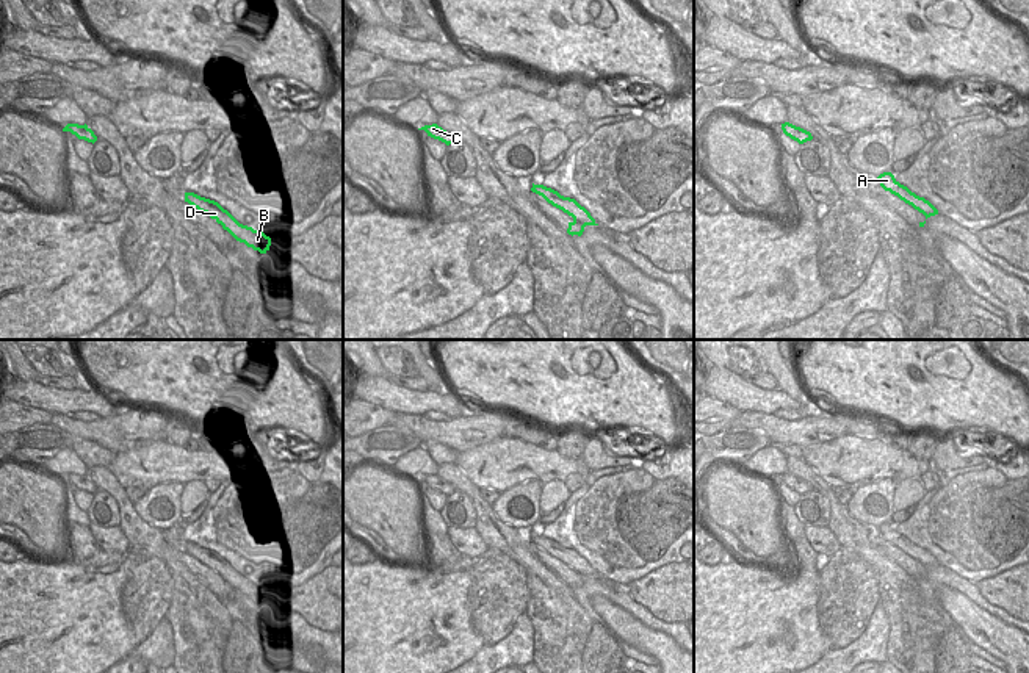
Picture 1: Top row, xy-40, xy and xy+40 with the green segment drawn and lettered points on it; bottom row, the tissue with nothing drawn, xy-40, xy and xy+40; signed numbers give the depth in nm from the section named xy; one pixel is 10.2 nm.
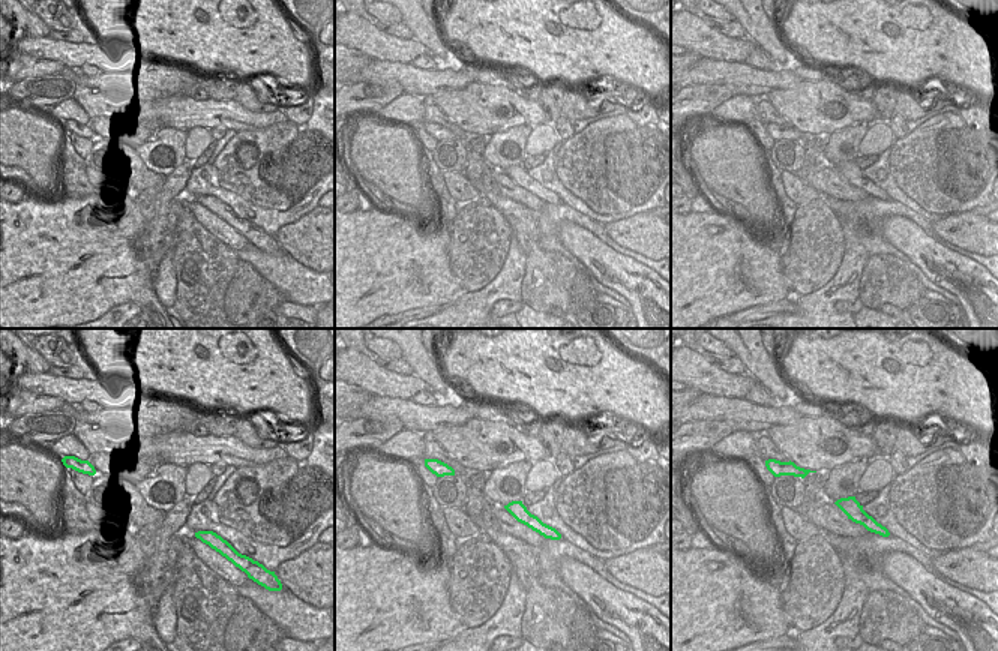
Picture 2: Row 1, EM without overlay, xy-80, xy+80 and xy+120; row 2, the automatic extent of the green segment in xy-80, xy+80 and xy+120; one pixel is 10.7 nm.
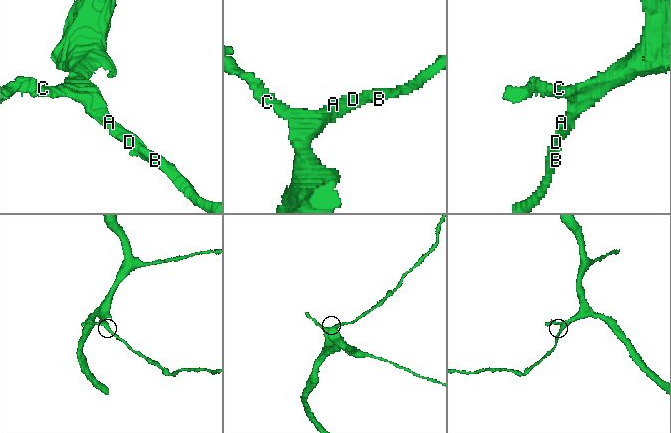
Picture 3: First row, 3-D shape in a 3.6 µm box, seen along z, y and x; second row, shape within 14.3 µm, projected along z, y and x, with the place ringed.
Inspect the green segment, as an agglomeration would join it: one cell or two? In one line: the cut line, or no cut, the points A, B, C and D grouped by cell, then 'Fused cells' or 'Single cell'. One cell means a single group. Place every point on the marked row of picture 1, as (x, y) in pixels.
No split. Groups: A B C D. Single cell

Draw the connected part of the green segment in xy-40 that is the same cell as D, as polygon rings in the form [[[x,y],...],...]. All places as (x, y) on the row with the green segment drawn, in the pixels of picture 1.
[[[185,193],[185,202],[193,205],[202,213],[207,213],[211,219],[222,225],[236,241],[244,243],[247,247],[266,254],[271,246],[271,238],[263,232],[240,224],[227,210],[218,202],[200,197],[194,193]]]

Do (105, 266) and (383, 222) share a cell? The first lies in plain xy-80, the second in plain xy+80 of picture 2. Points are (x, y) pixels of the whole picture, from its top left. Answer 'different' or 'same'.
same

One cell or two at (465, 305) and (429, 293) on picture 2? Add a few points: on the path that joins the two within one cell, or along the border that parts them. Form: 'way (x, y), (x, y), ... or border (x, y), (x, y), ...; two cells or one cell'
border (462, 291), (447, 303); two cells

